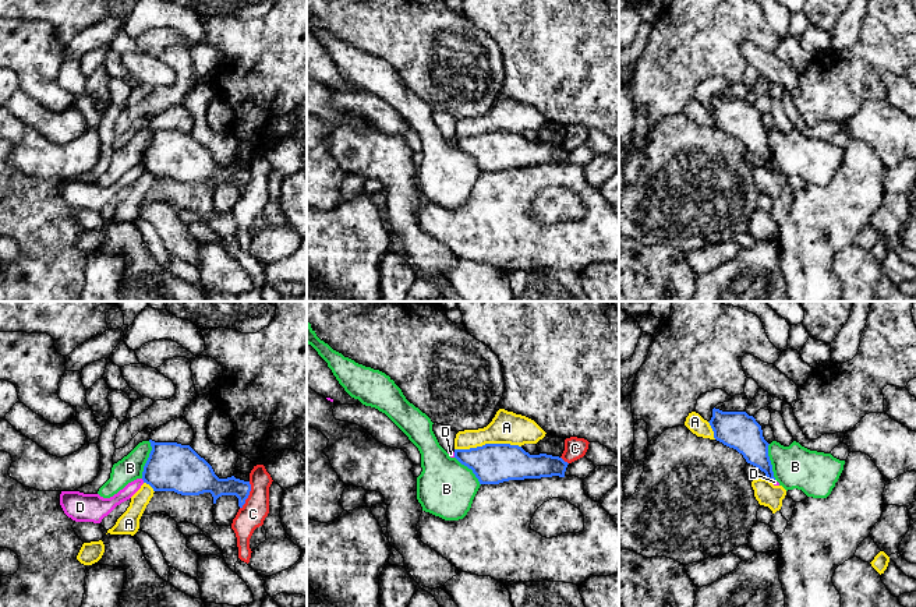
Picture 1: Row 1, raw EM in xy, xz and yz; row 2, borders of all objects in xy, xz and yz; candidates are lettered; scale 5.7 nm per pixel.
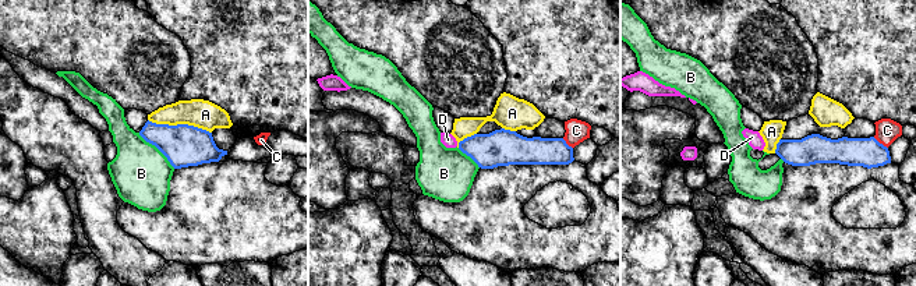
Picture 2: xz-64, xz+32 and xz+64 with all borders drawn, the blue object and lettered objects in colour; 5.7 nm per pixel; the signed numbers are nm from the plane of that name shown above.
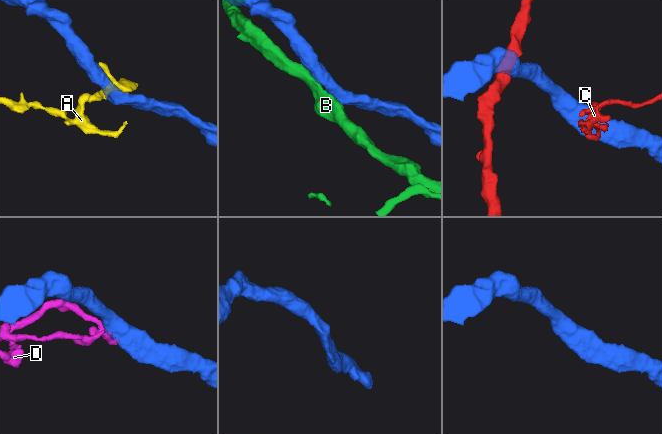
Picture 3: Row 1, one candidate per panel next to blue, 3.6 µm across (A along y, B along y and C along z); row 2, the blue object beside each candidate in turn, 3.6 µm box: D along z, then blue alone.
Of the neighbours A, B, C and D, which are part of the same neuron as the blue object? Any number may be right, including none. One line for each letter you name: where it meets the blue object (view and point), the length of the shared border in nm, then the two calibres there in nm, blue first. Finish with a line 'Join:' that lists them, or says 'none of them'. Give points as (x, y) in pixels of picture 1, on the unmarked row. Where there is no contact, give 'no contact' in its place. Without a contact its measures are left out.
Join: none of them

